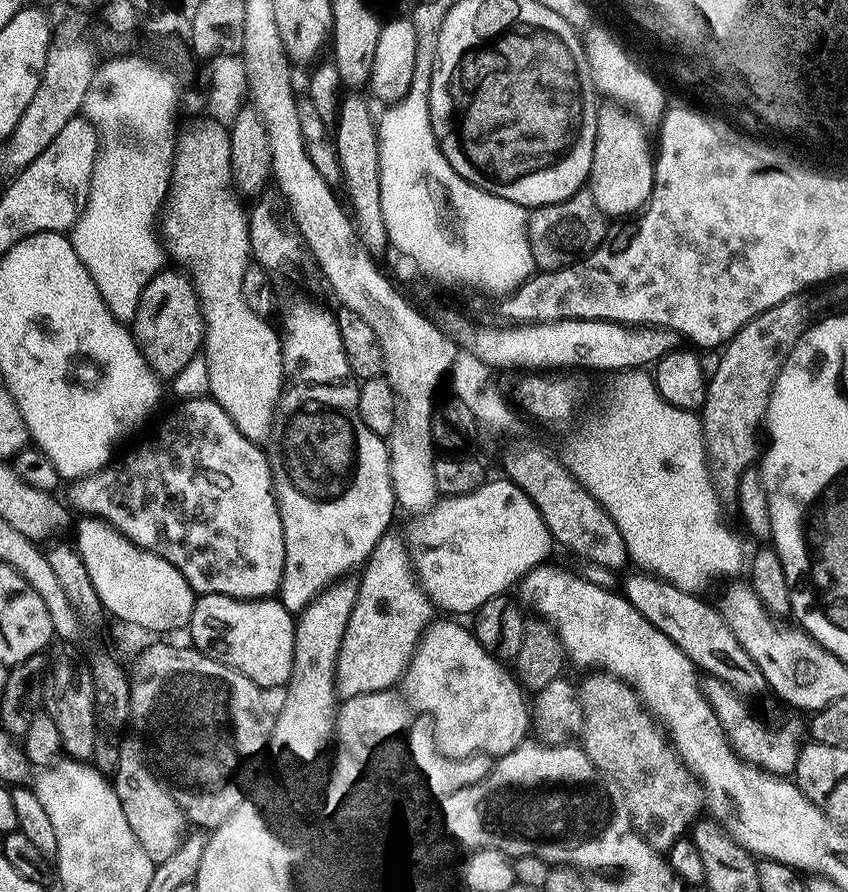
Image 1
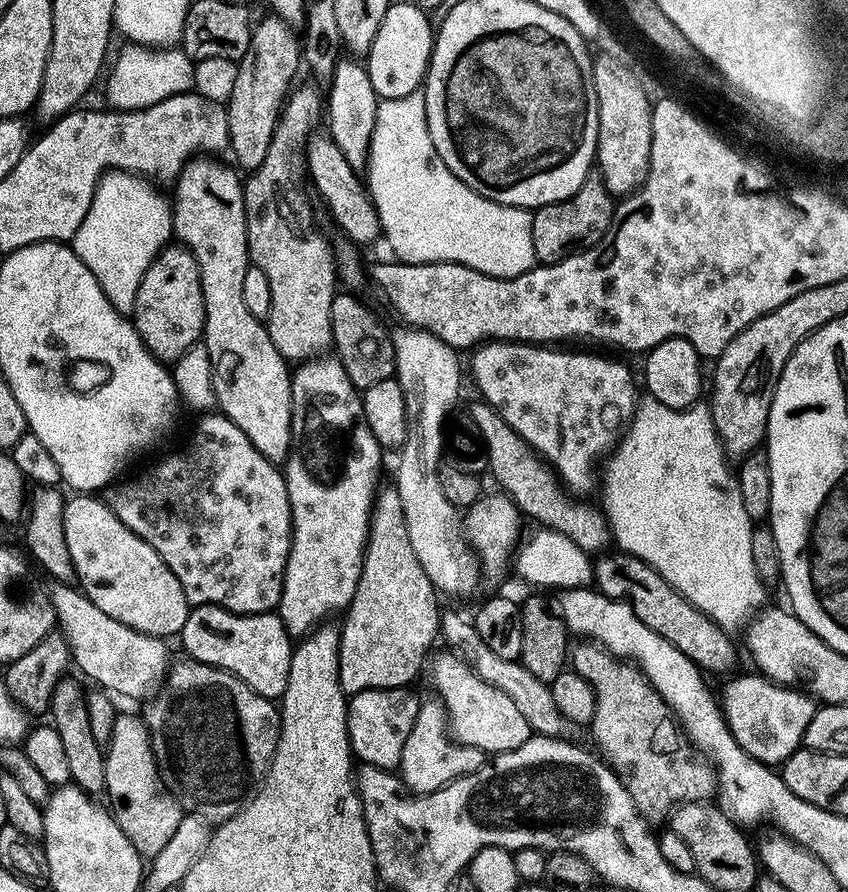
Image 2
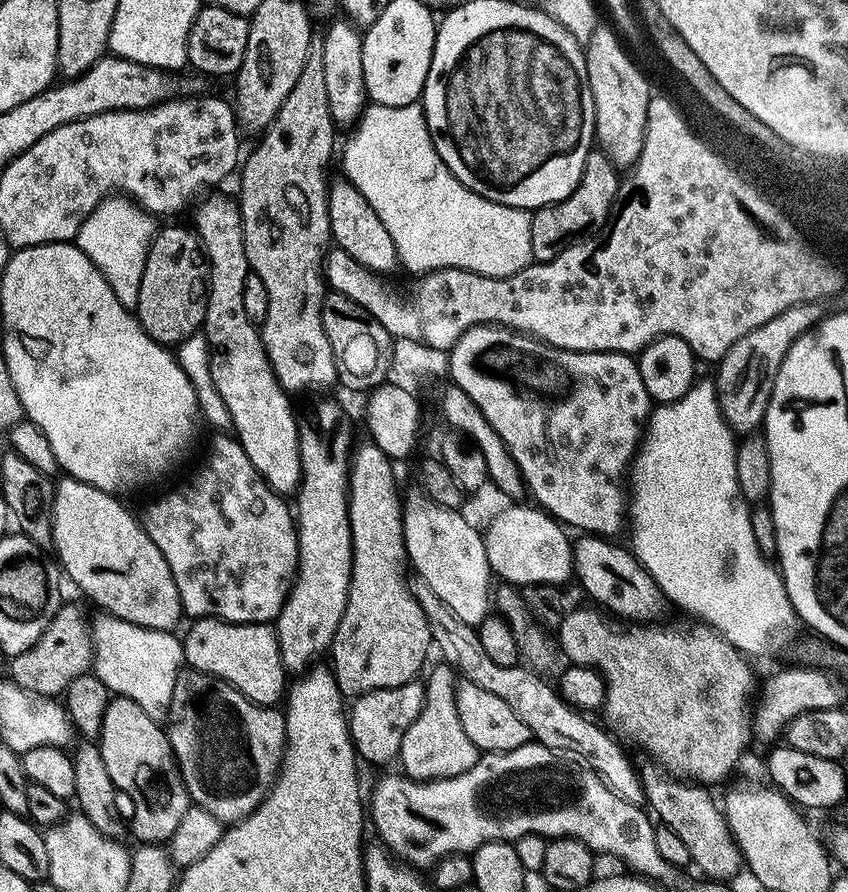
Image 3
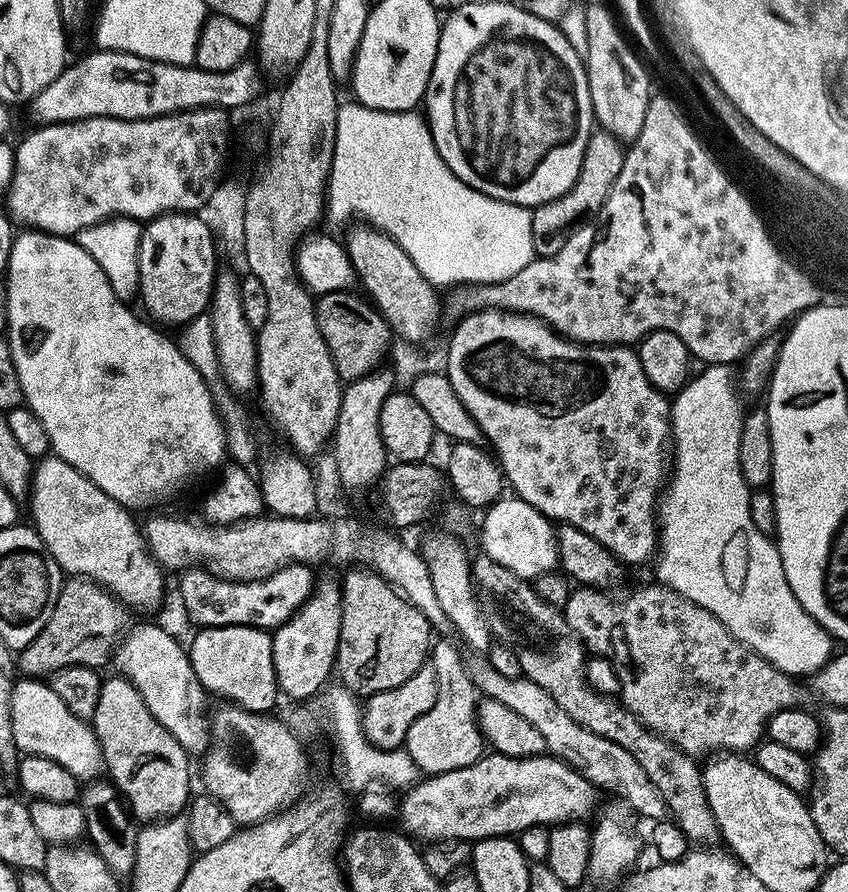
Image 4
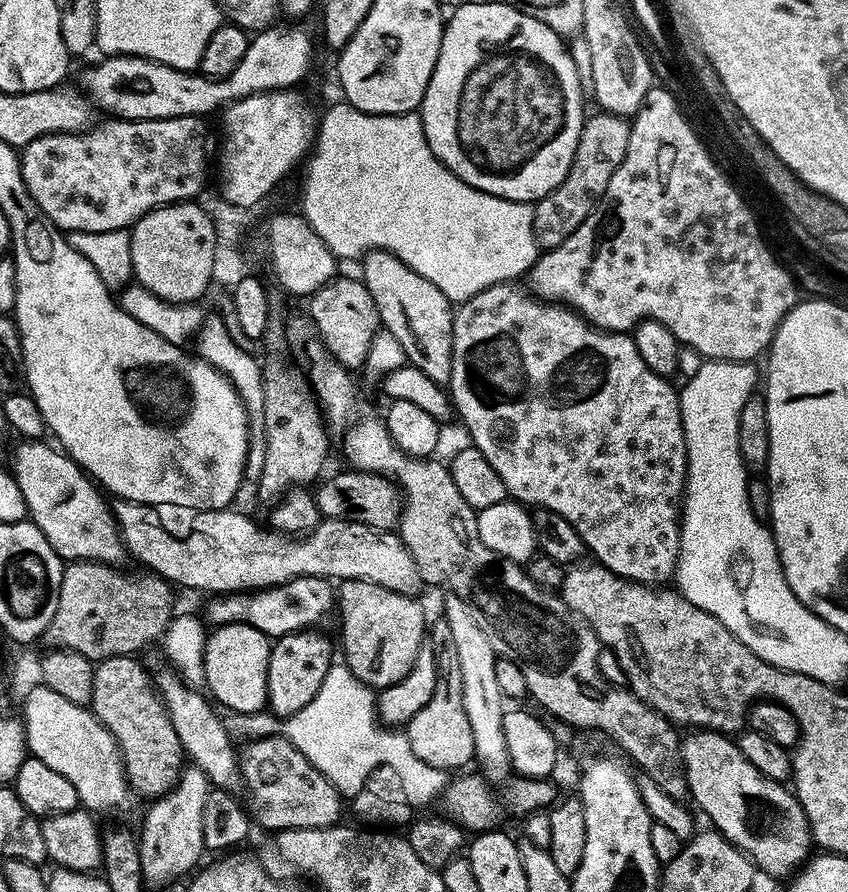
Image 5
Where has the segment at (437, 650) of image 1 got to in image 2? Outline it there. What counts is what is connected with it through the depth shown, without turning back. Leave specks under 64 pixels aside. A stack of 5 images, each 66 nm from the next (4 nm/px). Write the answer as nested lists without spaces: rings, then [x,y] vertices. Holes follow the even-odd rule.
[[[437,651],[431,657],[430,668],[432,664],[432,684],[436,687],[435,695],[444,706],[452,739],[457,744],[477,748],[485,754],[509,752],[522,746],[522,742],[529,738],[530,729],[518,706],[514,706],[514,701],[506,698],[502,690],[490,686],[490,682],[478,678],[476,671],[455,652],[443,651]]]

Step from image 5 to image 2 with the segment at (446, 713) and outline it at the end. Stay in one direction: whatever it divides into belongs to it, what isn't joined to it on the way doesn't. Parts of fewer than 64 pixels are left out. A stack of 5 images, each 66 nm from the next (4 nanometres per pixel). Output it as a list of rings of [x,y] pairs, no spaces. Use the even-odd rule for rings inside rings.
[[[425,699],[421,703],[418,718],[414,718],[414,726],[410,730],[410,738],[406,738],[406,746],[402,746],[402,758],[398,769],[400,779],[417,796],[437,792],[442,786],[476,772],[486,763],[485,752],[465,744],[457,744],[452,739],[443,704],[439,699],[431,699]]]

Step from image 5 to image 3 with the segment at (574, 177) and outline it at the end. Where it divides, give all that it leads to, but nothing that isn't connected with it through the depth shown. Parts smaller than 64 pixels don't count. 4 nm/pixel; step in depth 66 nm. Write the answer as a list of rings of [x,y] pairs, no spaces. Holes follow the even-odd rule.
[[[599,150],[589,152],[578,186],[574,186],[574,190],[566,198],[559,200],[557,204],[547,204],[531,213],[530,250],[533,261],[550,262],[554,258],[558,258],[558,254],[562,254],[562,250],[566,250],[568,247],[564,242],[556,244],[554,240],[558,240],[558,236],[562,236],[564,232],[568,232],[576,226],[578,226],[576,232],[584,235],[585,238],[599,233],[608,223],[608,215],[612,213],[616,203],[621,179],[621,173],[610,162],[610,158],[605,152]]]

